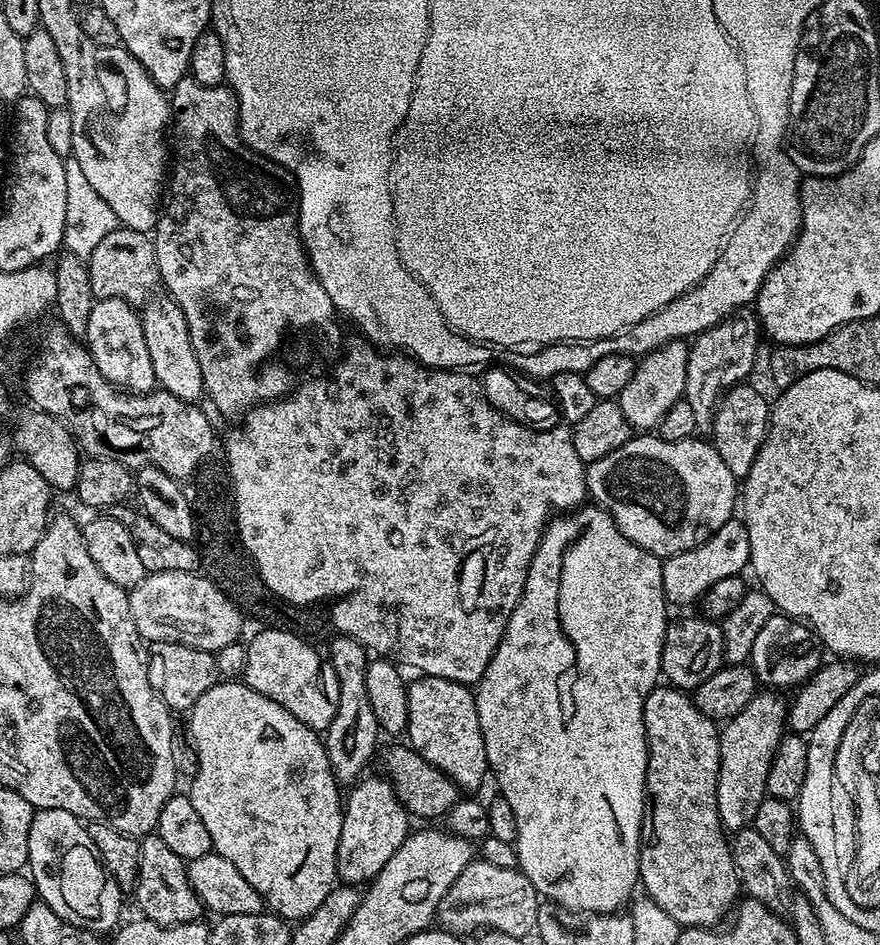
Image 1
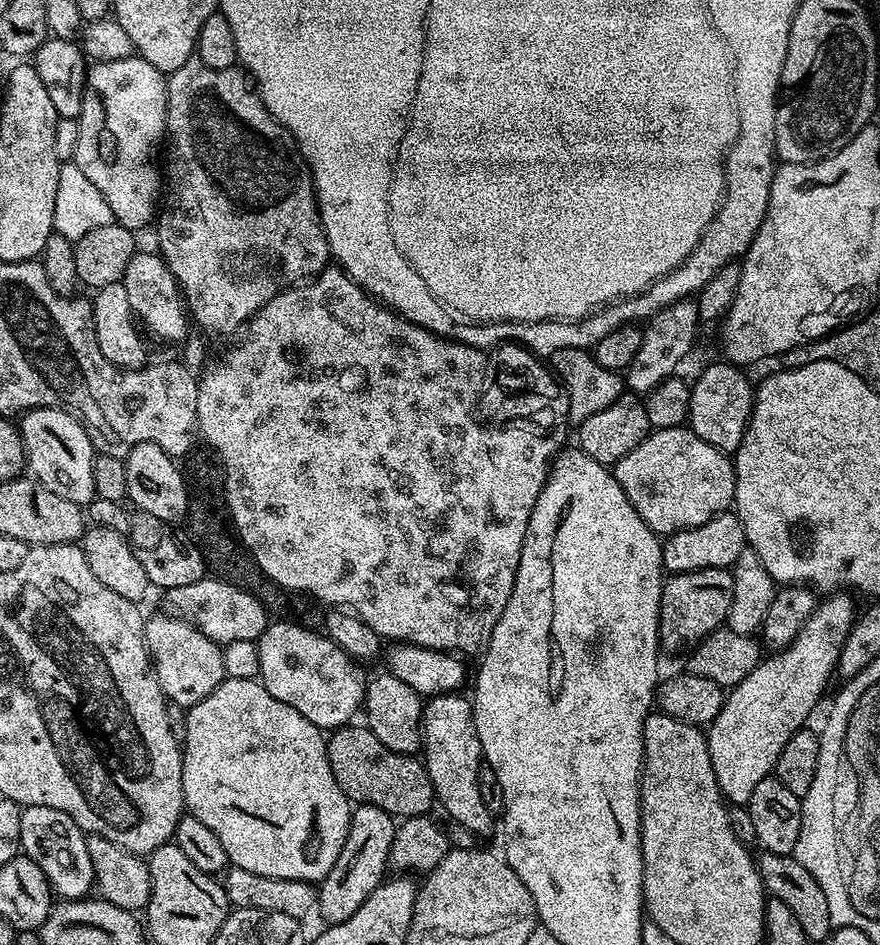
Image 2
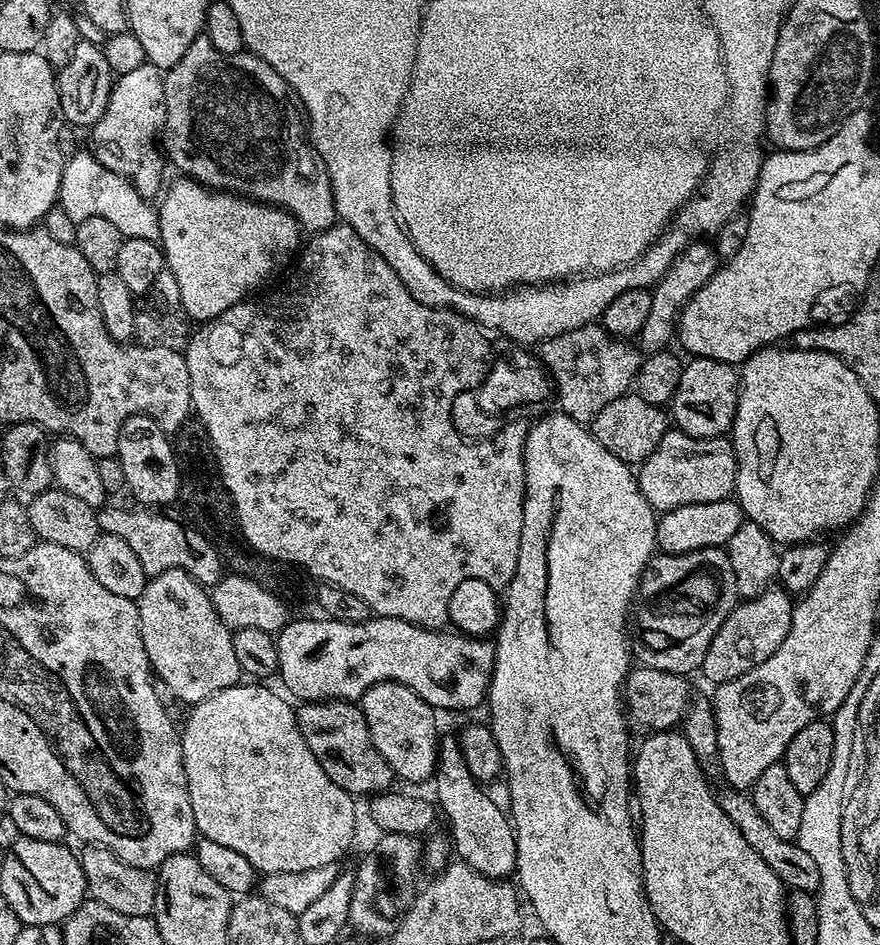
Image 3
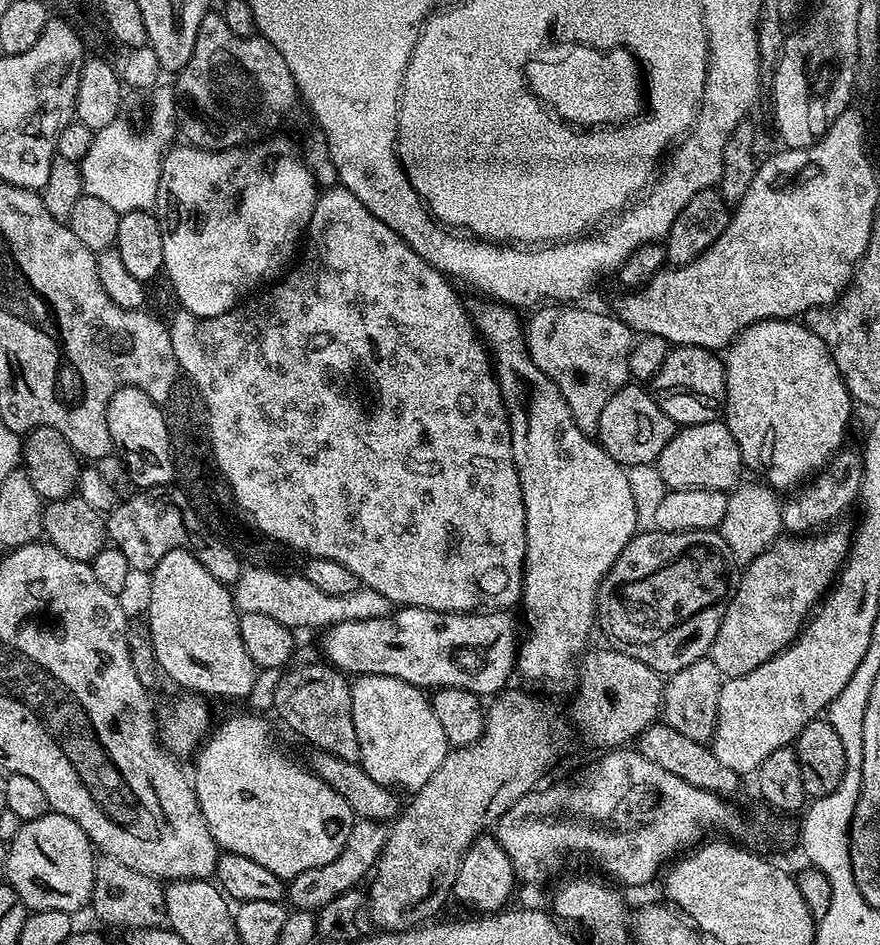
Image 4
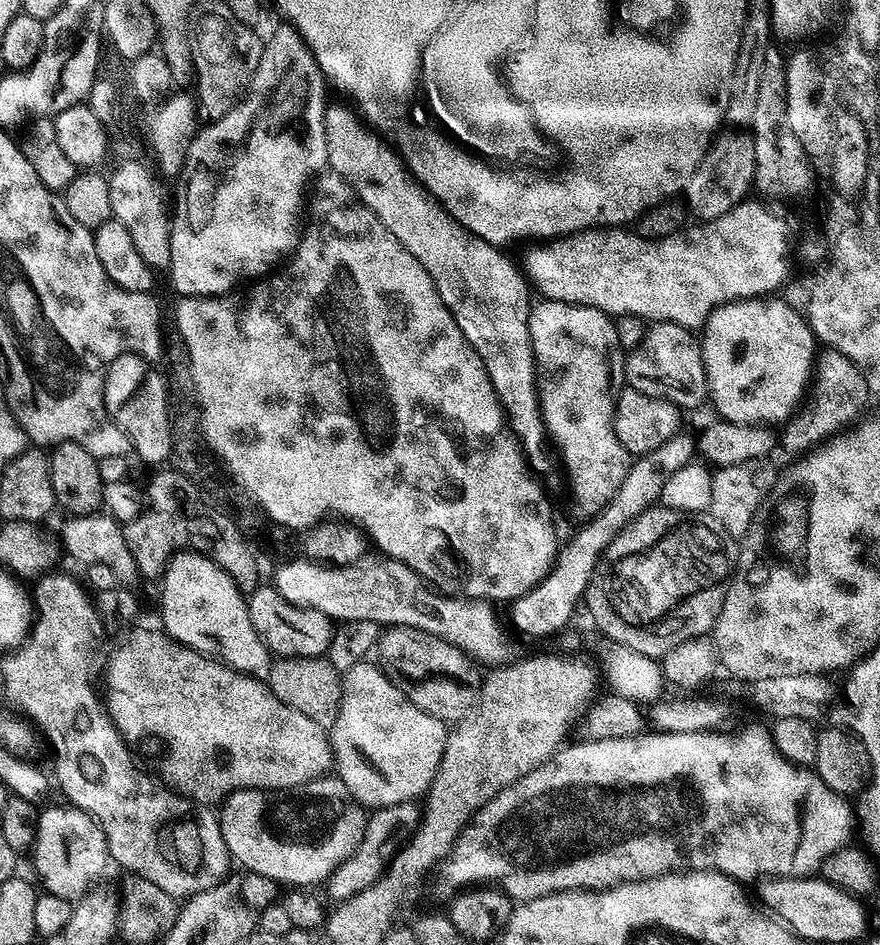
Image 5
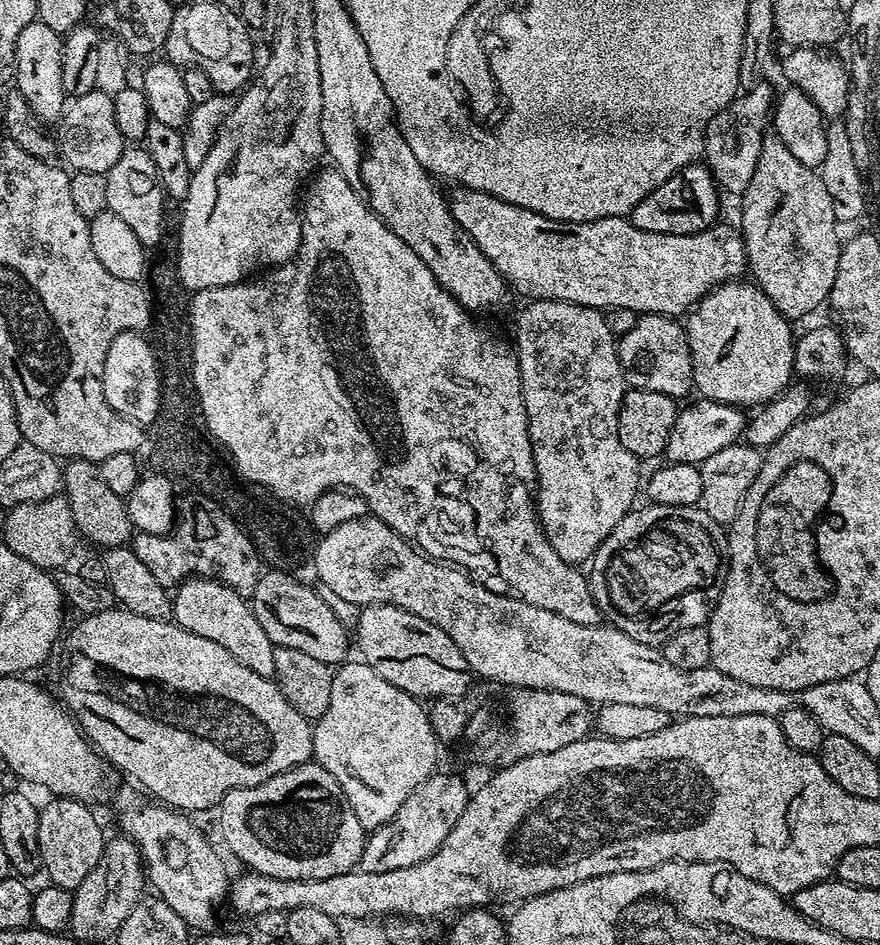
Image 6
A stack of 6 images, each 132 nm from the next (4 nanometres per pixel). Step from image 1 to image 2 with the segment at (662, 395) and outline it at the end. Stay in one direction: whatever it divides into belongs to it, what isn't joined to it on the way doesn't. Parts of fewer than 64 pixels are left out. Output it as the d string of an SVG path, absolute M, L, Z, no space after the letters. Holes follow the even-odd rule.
M695 299L675 300L668 308L654 314L643 325L642 346L634 354L634 362L626 370L626 384L629 389L647 394L652 392L666 378L677 375L680 363L688 356L696 331L702 327L700 305Z

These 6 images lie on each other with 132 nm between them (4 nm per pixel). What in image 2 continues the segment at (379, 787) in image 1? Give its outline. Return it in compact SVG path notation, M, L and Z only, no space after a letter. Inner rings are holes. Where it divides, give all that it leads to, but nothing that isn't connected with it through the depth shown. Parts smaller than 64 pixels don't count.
M362 804L353 807L342 854L338 854L338 862L334 862L330 874L326 874L326 878L318 884L318 913L324 922L346 922L346 918L350 918L354 910L358 910L358 906L374 894L378 885L384 883L390 868L388 856L392 852L397 827L397 821L390 813L378 806Z

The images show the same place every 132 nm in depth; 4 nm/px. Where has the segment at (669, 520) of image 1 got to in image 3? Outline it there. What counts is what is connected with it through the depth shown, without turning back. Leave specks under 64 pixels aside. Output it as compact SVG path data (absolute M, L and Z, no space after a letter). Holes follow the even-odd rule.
M670 430L654 446L654 454L638 468L640 489L657 513L669 512L694 502L718 502L736 491L736 451L724 436L694 438L679 430Z

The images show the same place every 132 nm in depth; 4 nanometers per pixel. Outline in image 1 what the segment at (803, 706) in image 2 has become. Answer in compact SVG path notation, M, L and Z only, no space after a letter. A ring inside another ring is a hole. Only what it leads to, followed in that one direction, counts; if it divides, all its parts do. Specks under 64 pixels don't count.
M760 690L745 708L720 728L720 777L718 778L718 814L722 826L735 834L739 828L749 827L758 814L758 806L766 798L768 787L766 778L770 774L770 762L778 750L778 742L786 734L788 704L783 695L772 690Z

